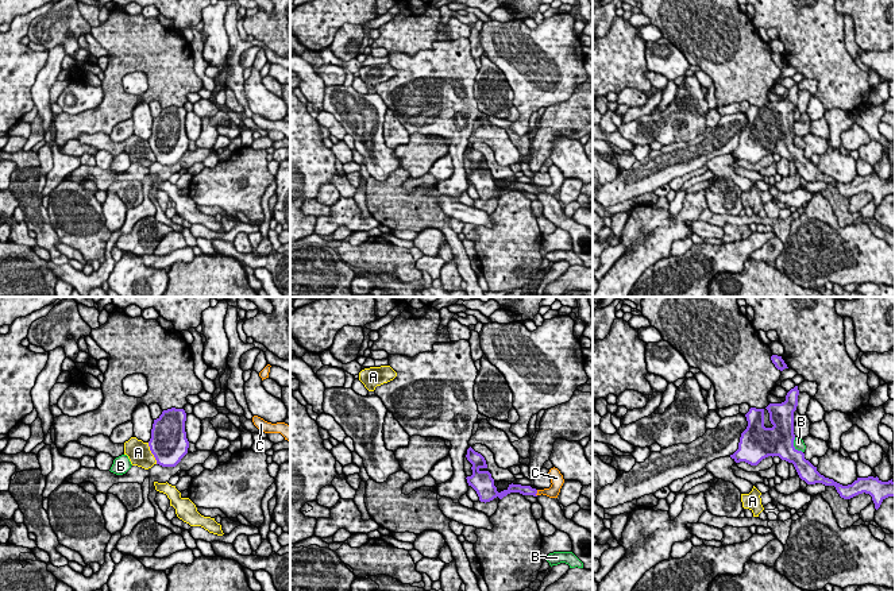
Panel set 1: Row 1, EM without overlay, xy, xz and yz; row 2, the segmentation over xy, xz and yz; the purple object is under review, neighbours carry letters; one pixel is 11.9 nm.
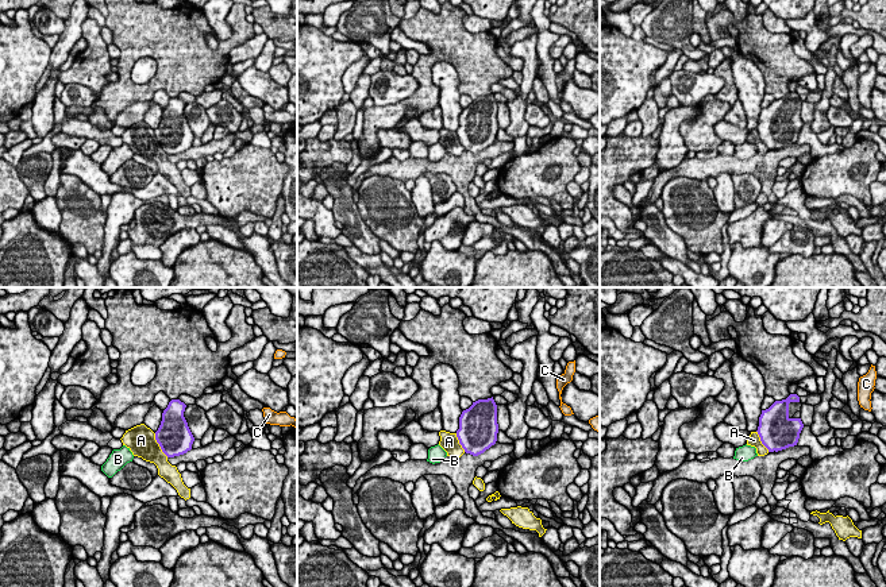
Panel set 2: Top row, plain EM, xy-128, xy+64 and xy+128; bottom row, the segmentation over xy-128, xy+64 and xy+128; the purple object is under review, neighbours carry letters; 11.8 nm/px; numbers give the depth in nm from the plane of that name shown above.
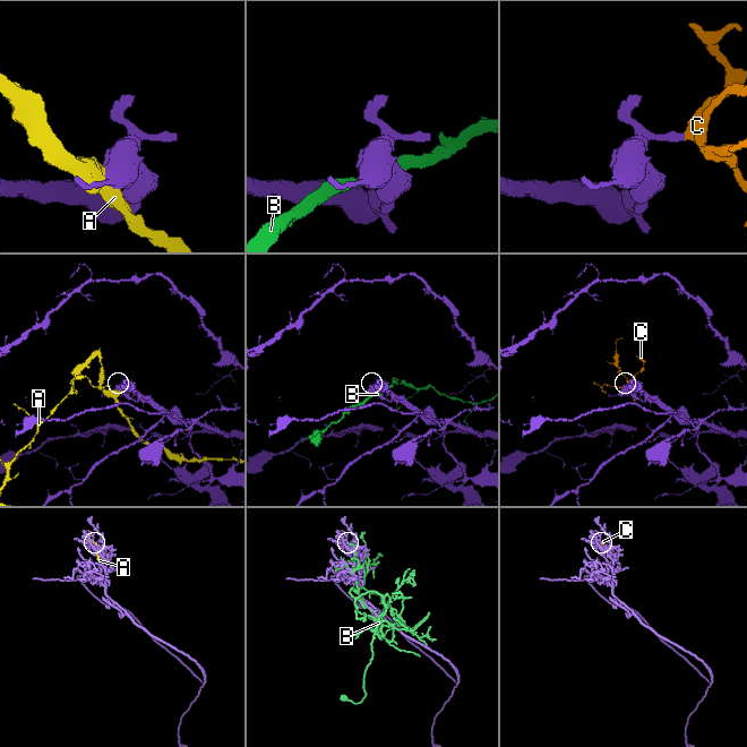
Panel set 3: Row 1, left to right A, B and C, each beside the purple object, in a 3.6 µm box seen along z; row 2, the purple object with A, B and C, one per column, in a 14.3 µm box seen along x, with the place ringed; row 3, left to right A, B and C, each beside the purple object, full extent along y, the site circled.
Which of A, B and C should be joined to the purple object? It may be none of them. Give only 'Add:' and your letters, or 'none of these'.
Add: C

